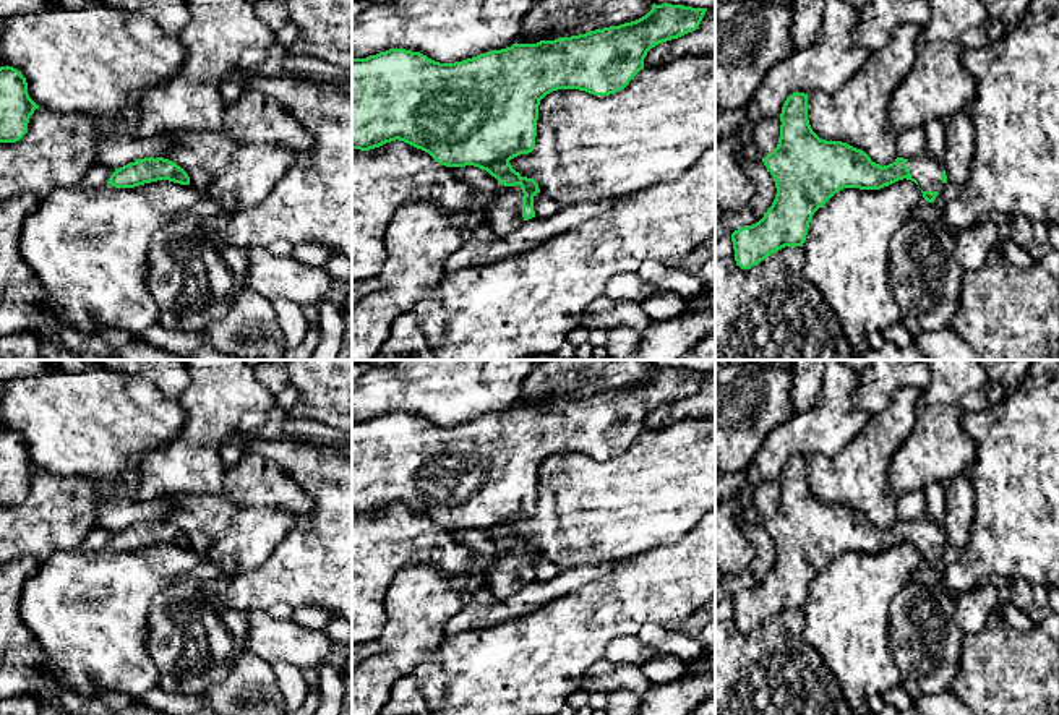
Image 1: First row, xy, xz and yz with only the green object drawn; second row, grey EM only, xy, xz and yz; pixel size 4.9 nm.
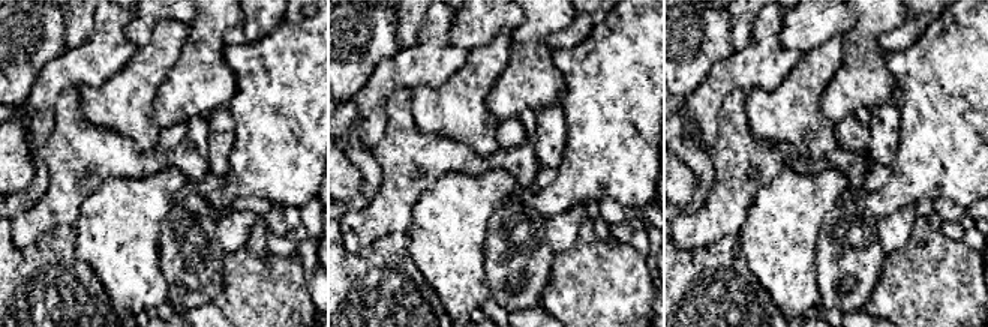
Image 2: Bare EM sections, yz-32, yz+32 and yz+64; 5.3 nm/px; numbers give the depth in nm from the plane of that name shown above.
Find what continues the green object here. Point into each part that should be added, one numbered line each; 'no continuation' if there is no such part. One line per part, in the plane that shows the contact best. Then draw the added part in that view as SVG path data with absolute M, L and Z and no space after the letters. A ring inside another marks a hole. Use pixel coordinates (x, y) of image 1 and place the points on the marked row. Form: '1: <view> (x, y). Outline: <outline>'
1: yz (926, 167). Outline: M929 120L924 125L926 148L915 159L907 161L907 167L911 178L918 182L923 191L941 193L944 183L941 182L941 172L944 170L944 151L945 151L945 130L939 120Z

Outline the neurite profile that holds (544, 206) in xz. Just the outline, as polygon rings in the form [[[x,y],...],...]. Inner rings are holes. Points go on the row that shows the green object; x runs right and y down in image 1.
[[[542,191],[534,196],[535,217],[538,219],[550,217],[555,212],[558,212],[558,209],[560,204],[555,199],[543,195]]]

